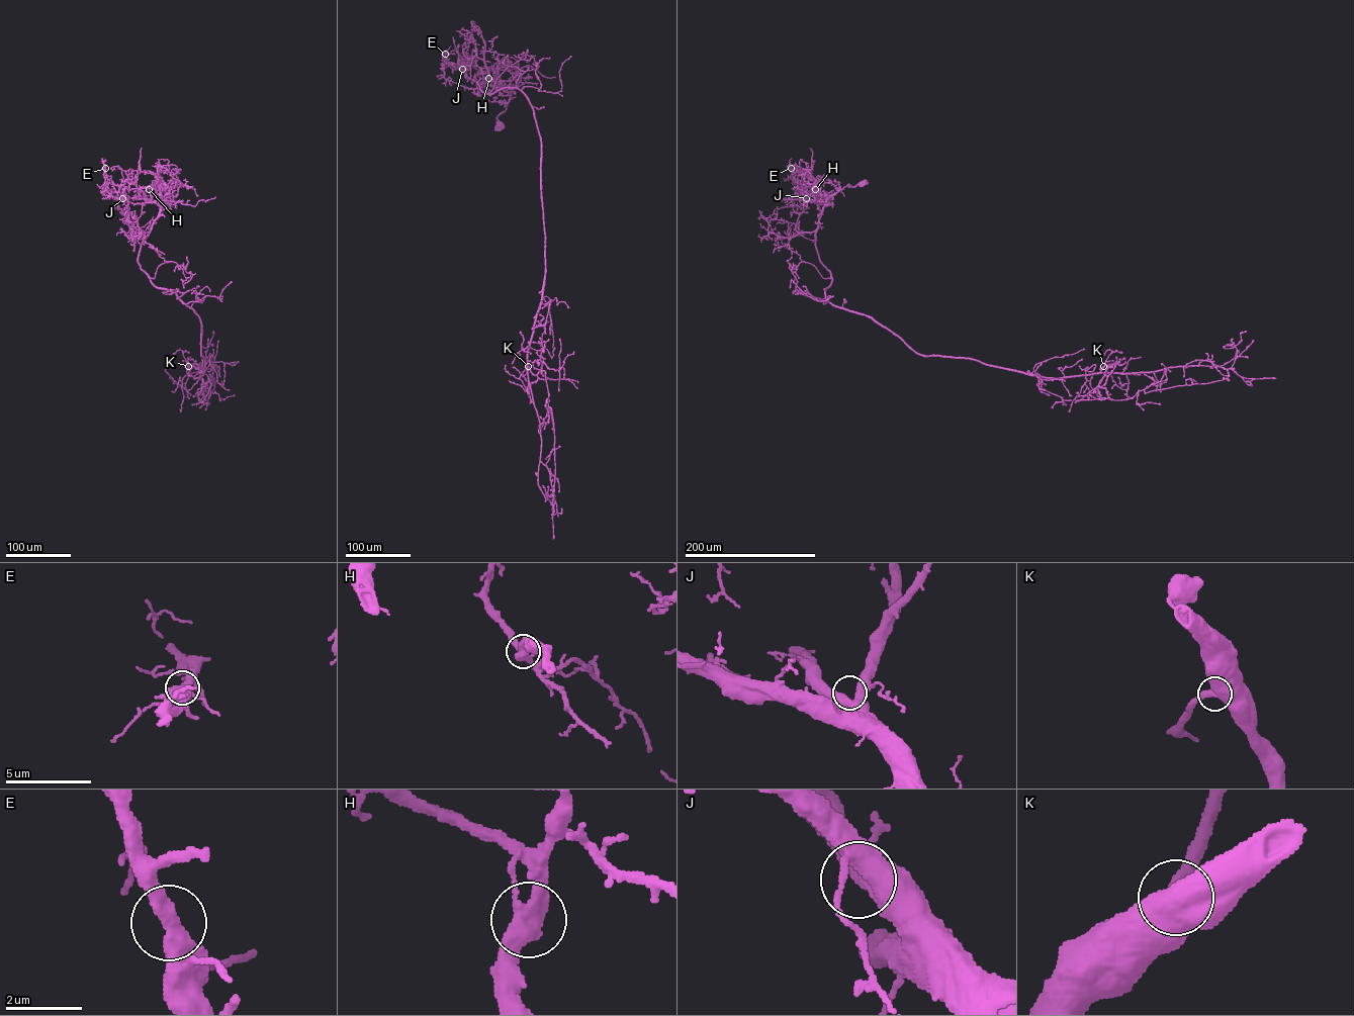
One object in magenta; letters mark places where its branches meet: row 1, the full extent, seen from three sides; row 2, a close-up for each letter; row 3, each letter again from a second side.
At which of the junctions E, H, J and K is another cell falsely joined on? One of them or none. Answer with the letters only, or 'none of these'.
none of these

